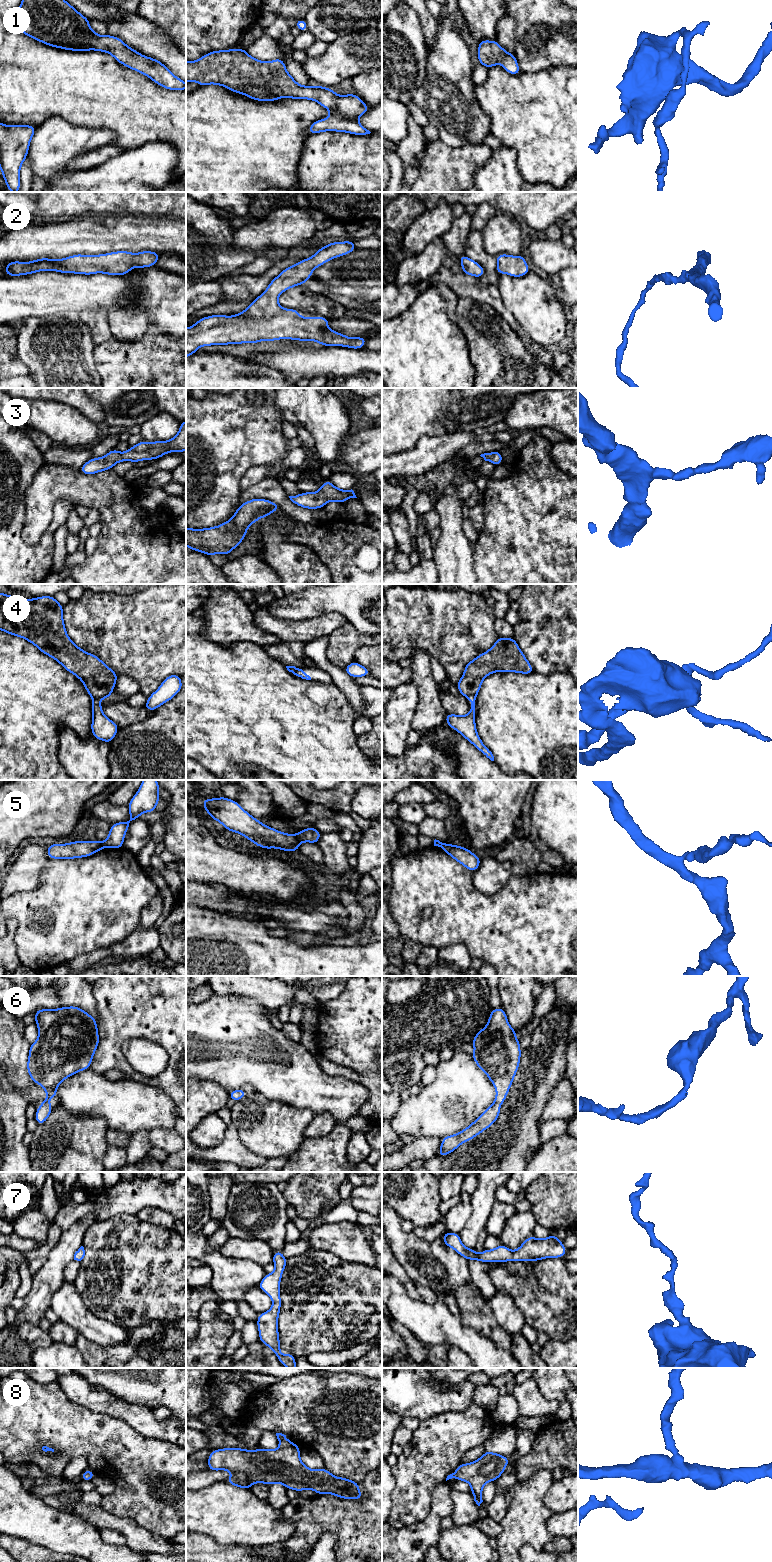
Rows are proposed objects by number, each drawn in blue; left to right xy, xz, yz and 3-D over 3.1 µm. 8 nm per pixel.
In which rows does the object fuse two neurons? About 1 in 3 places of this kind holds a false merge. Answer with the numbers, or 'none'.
4, 5

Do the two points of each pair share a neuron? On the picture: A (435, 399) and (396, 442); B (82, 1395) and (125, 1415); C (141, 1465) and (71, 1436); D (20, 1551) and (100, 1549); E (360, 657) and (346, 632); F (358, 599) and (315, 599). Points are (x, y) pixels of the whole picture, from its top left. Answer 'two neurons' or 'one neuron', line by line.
A: one neuron
B: one neuron
C: one neuron
D: two neurons
E: two neurons
F: one neuron

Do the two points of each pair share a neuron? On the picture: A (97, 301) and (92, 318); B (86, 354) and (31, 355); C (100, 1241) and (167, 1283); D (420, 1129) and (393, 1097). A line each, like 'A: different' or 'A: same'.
A: different
B: same
C: same
D: different

